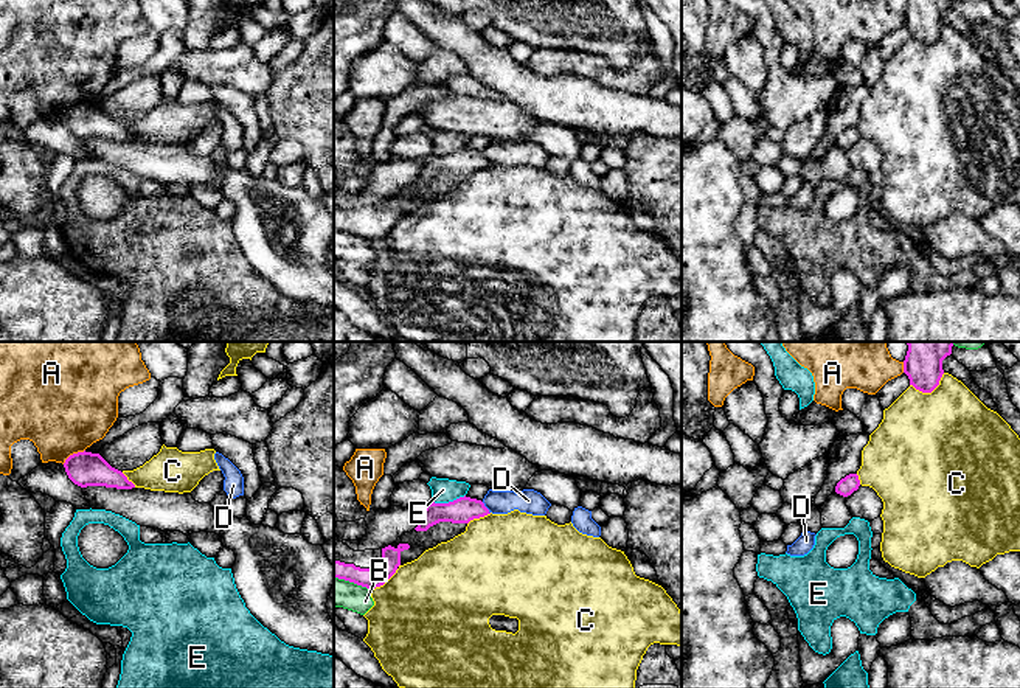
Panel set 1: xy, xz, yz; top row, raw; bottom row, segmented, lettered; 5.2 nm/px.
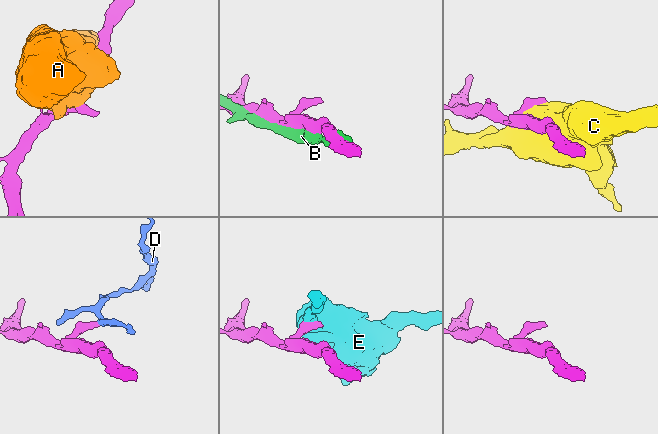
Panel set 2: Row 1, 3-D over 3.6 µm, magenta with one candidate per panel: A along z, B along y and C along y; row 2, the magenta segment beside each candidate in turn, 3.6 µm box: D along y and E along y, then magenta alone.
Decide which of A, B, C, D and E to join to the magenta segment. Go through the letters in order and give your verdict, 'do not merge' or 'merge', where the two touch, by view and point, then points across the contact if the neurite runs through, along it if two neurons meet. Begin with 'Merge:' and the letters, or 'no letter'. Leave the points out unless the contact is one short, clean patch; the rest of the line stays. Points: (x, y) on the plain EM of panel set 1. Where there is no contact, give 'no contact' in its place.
Merge: no letter
A: do not merge; contact xy (73, 106)
B: do not merge; contact xz (351, 233)
C: do not merge; contact yz (929, 44)
D: do not merge; contact xz (486, 160); border xz (482, 154), (489, 165)
E: do not merge; contact xz (449, 154); border xz (464, 146), (447, 154), (433, 154)

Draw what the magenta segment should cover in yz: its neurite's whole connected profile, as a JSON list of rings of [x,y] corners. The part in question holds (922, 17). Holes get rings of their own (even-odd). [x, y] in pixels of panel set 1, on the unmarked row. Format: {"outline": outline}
{"outline": [[[908,0],[904,25],[910,37],[922,45],[932,45],[944,26],[942,12],[950,6],[952,0]]]}

